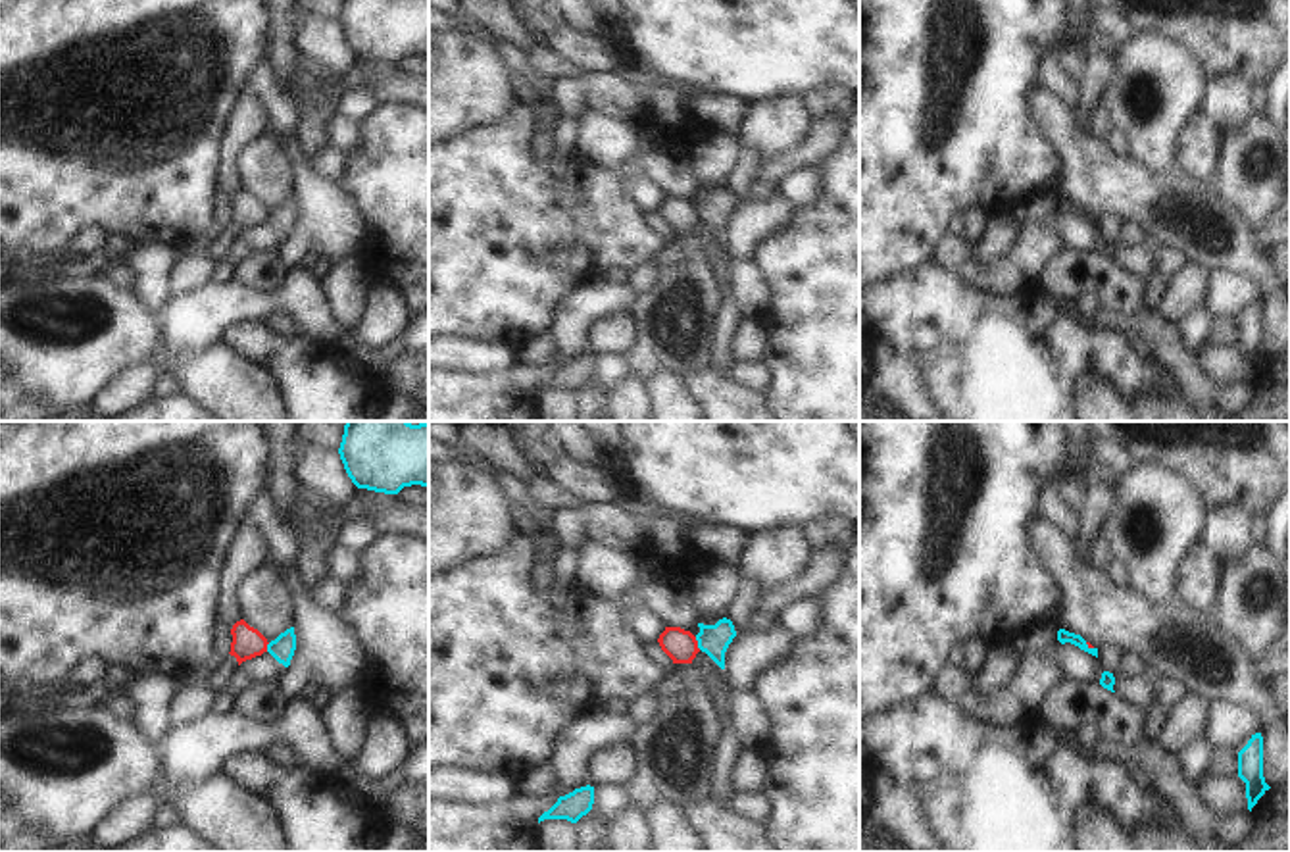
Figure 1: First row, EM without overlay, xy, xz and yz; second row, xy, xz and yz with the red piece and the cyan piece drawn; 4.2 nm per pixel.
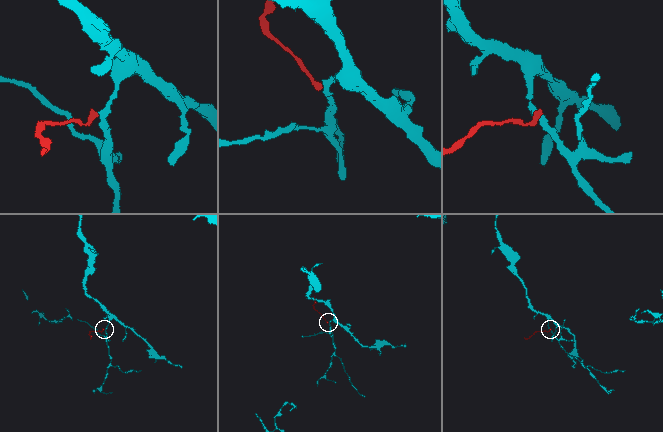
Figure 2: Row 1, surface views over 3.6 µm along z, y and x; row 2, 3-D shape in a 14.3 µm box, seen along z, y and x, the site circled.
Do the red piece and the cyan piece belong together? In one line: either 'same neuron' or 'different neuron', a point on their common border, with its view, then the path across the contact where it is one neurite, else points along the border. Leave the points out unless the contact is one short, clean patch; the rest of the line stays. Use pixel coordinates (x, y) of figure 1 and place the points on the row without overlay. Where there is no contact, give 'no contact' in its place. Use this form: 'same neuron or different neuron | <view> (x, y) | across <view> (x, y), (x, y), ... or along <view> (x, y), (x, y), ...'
different neuron | xz (696, 212) | along xz (694, 206), (700, 218)

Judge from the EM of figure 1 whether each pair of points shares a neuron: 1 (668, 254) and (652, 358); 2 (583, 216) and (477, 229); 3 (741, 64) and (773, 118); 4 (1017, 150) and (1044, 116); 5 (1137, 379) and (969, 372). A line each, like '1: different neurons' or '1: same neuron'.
1: different neurons
2: same neuron
3: different neurons
4: different neurons
5: same neuron

